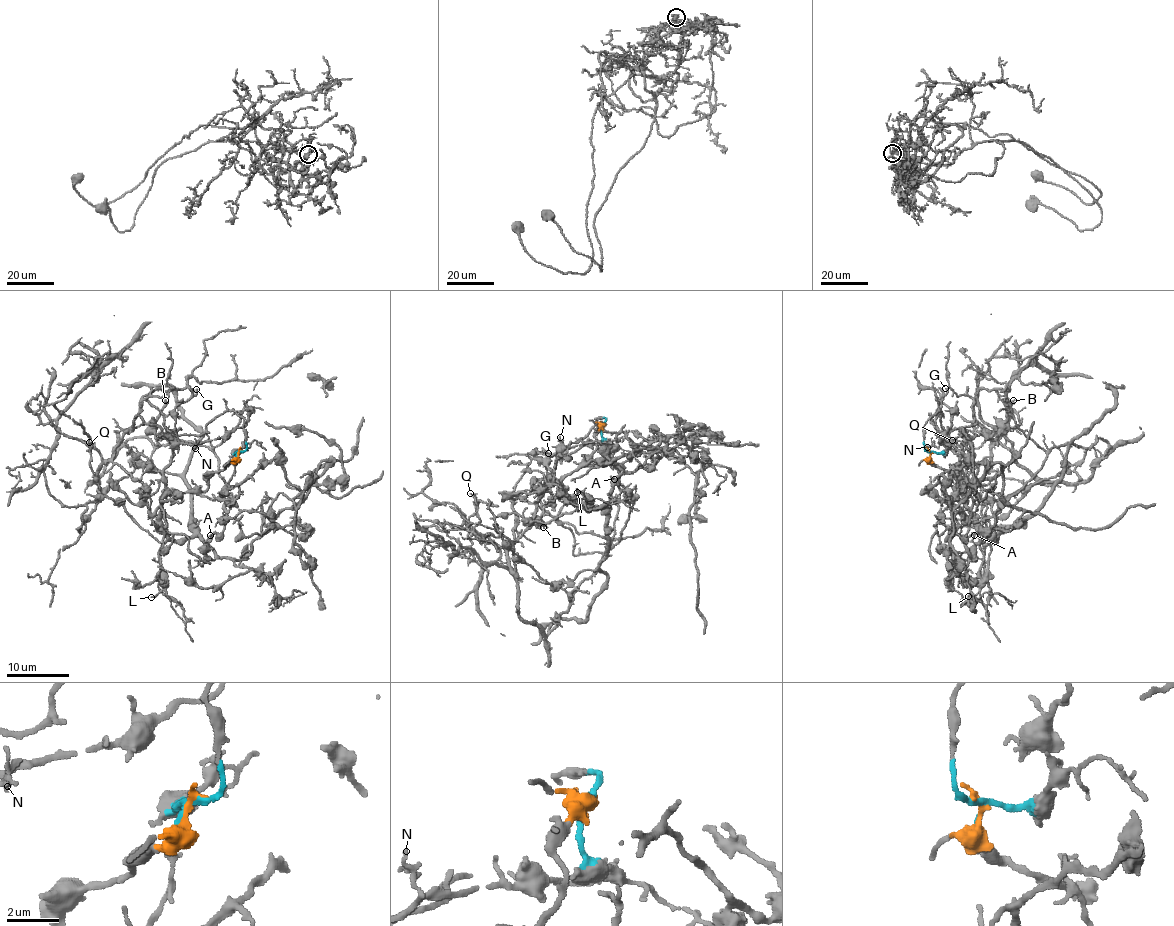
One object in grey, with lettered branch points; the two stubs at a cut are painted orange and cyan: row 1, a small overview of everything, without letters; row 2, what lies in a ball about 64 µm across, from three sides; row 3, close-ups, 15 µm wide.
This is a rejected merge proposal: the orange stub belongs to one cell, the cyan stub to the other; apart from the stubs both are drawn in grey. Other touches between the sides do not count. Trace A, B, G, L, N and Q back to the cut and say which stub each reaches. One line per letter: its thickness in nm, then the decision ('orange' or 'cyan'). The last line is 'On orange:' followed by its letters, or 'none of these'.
A: calibre 110 nm; orange
B: calibre 300 nm; orange
G: calibre 220 nm; orange
L: calibre 140 nm; orange
N: calibre 140 nm; orange
Q: calibre 120 nm; cyan
On orange: A, B, G, L, N

